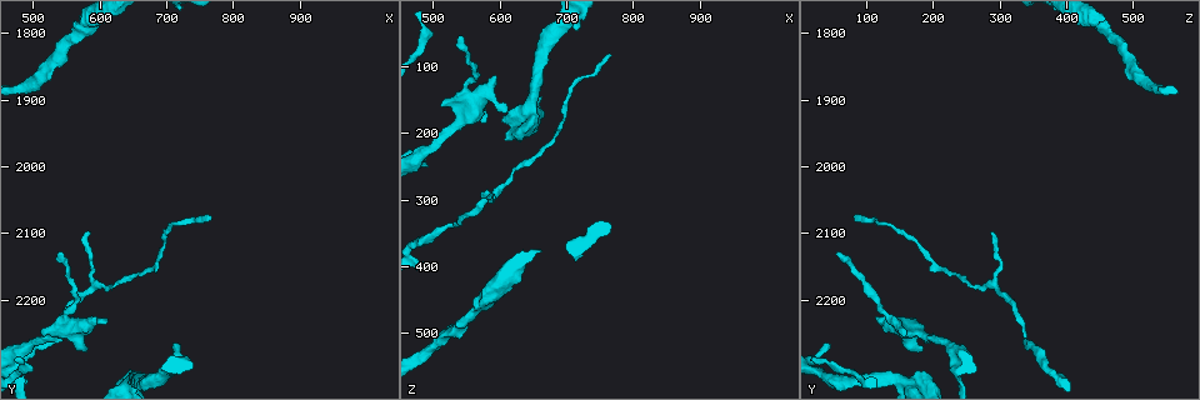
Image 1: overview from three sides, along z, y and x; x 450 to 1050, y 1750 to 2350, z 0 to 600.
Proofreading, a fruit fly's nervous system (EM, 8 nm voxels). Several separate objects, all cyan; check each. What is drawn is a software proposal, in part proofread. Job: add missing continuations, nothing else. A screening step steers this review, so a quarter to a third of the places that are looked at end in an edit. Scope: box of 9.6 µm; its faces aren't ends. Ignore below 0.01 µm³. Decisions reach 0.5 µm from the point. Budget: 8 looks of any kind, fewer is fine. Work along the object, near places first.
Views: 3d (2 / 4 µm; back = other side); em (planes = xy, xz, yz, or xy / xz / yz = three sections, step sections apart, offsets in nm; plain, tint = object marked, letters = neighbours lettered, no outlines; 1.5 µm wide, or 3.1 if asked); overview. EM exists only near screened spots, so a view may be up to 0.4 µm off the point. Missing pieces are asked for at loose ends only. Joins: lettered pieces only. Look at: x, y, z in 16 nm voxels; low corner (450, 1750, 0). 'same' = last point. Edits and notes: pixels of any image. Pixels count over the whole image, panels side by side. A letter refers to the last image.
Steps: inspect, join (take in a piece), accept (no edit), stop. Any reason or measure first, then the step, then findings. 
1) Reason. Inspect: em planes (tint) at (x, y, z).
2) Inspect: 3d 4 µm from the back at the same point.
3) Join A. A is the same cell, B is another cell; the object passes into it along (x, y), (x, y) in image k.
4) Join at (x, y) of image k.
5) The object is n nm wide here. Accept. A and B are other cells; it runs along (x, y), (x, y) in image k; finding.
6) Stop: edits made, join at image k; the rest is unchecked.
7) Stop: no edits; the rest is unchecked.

An open end. Inspect: em yz step 4 (plain) at (715, 2260, 40).

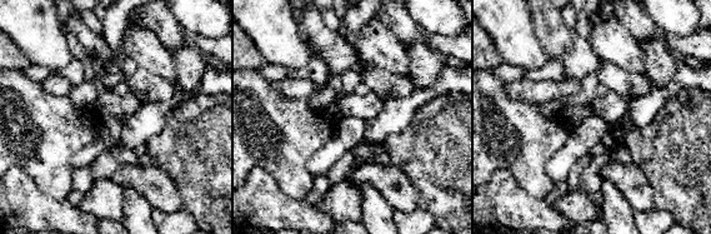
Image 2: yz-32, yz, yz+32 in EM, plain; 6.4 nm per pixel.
What lies round it. Inspect: em yz step 4 (letters) at the same point.

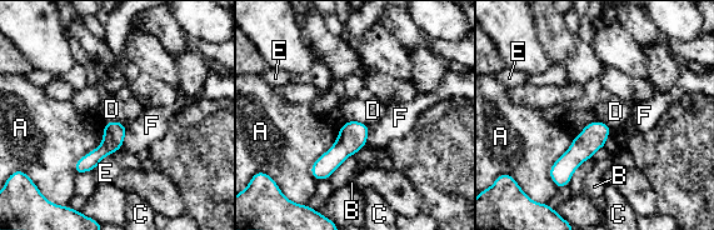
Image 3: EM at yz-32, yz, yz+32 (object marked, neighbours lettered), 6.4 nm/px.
Accept. A, B, C, D, E and F are other cells; a border runs along (346, 120), (359, 120), (368, 126) in image 3; no lettered piece goes on from it.

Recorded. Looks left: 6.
Stops while still wide. Inspect: em planes (letters) at (590, 2225, 115).

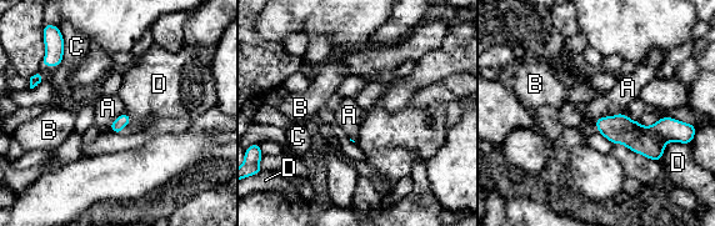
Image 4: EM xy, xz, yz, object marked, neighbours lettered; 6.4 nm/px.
The longest contact is with A, 200 nm. Accept. A, B, C and D are other cells; no lettered piece goes on from it.

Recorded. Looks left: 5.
Free end. Inspect: em xy step 8 (letters) at (540, 2130, 60).

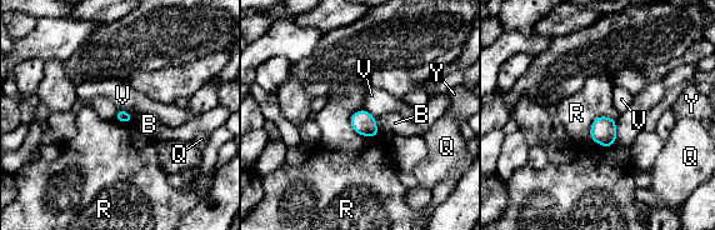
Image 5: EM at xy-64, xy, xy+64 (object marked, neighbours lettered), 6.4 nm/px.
Accept. B, Q, R, V and Y are other cells; a border runs along (615, 118), (596, 116), (589, 135) in image 5; no lettered piece goes on from it.

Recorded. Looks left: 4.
Stop: no edits; the rest is unchecked.

